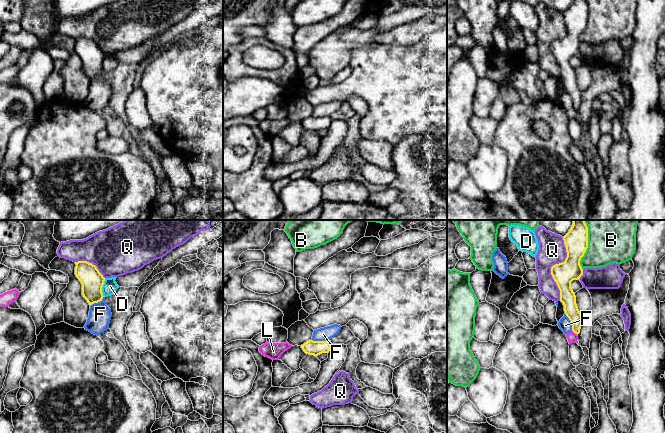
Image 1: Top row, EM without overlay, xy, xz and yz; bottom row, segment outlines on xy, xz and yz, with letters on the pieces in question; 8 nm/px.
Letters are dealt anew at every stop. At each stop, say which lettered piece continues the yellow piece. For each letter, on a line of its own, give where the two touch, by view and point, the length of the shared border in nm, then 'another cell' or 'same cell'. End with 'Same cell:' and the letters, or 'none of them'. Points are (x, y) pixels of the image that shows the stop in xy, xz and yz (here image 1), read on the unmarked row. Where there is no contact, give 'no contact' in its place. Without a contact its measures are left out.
B: yz (587, 23) | 360 nm | another cell
D: xy (102, 62) | 150 nm | another cell
F: xz (320, 117) | 150 nm | another cell
L: yz (575, 109) | 60 nm | another cell
Q: yz (552, 42) | 500 nm | another cell
Same cell: none of them

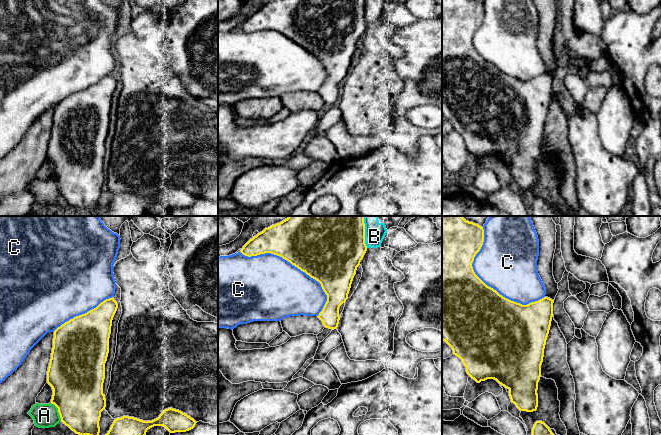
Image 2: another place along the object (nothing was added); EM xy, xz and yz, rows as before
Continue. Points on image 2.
A: xy (58, 187) | 180 nm | another cell
B: xz (364, 12) | 190 nm | another cell
C: yz (485, 60) | 750 nm | another cell
Same cell: none of them

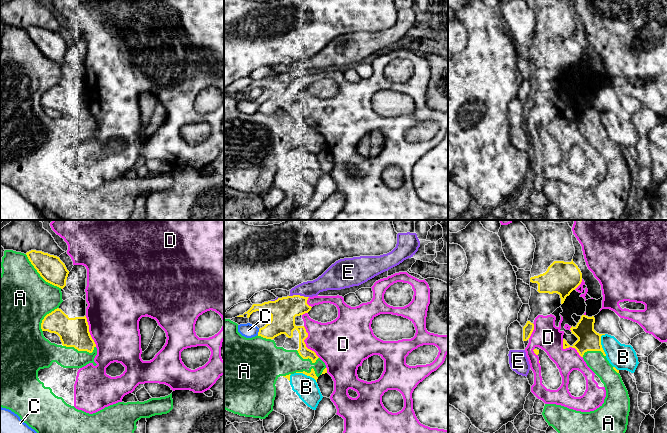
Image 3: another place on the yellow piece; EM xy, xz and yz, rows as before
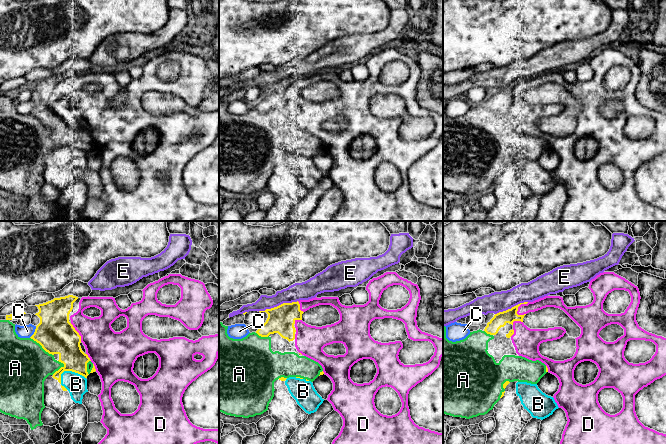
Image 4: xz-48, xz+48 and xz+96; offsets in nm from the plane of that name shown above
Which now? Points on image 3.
A: xy (40, 51) | 400 nm | another cell
B: yz (601, 121) | 180 nm | same cell
C: xz (258, 108) | 50 nm | another cell
D: xz (304, 119) | 280 nm | another cell
E: xz (299, 71) | 160 nm | another cell
Same cell: B

